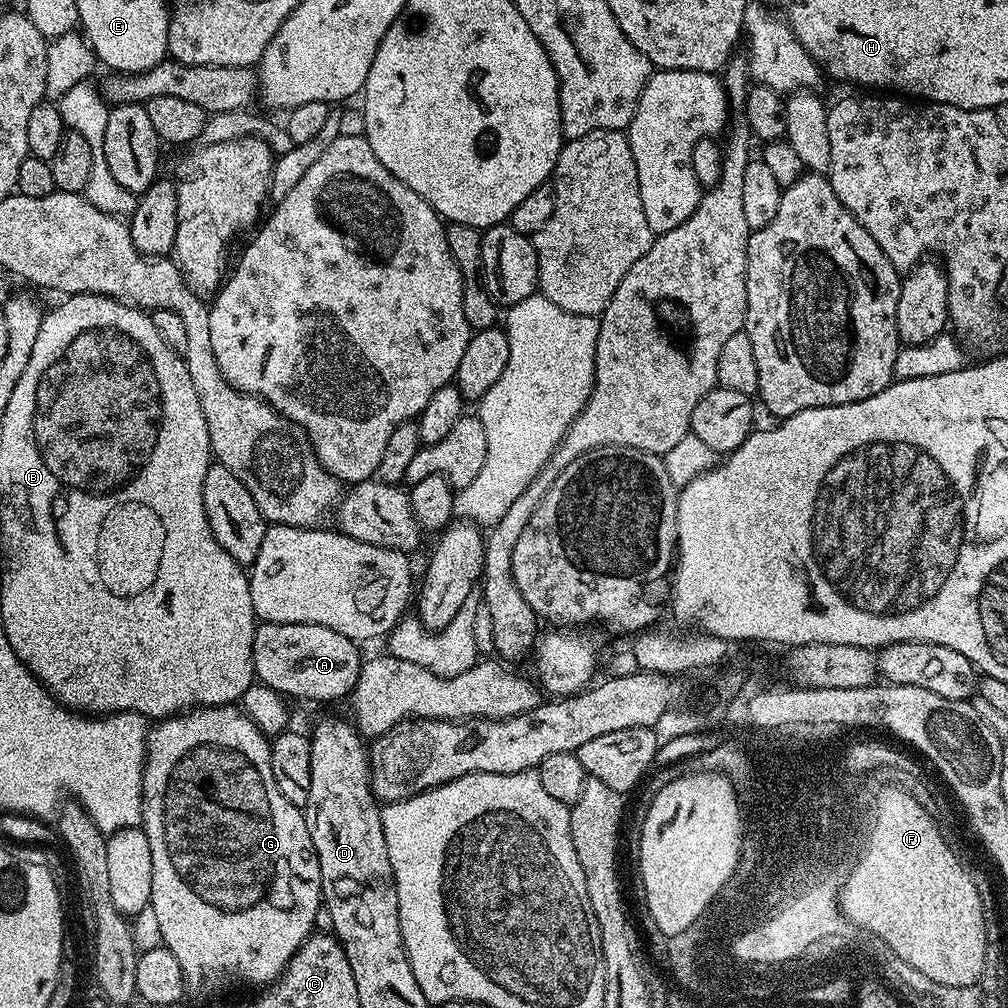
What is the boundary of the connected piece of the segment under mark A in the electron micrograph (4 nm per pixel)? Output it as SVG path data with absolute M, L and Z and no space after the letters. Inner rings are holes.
M260 622L256 625L254 646L252 647L252 670L259 683L273 688L285 697L297 696L300 700L336 700L339 696L347 697L358 682L362 655L357 641L330 630L330 626L313 624L269 624Z

